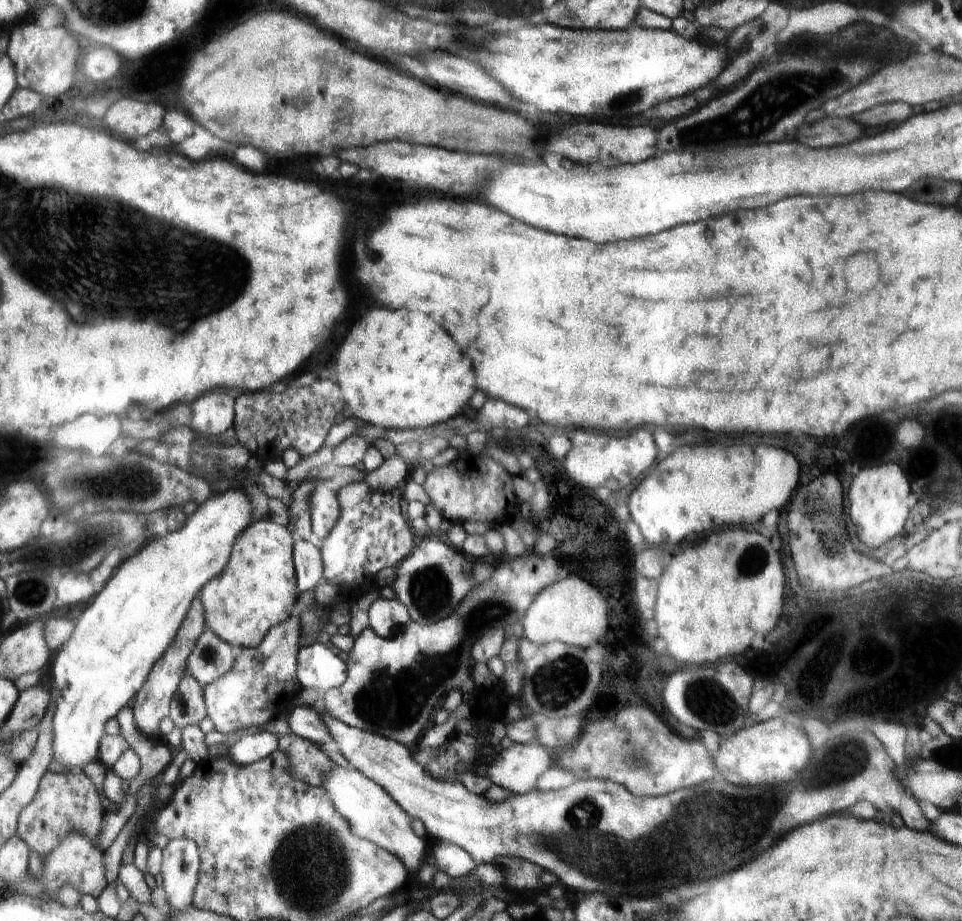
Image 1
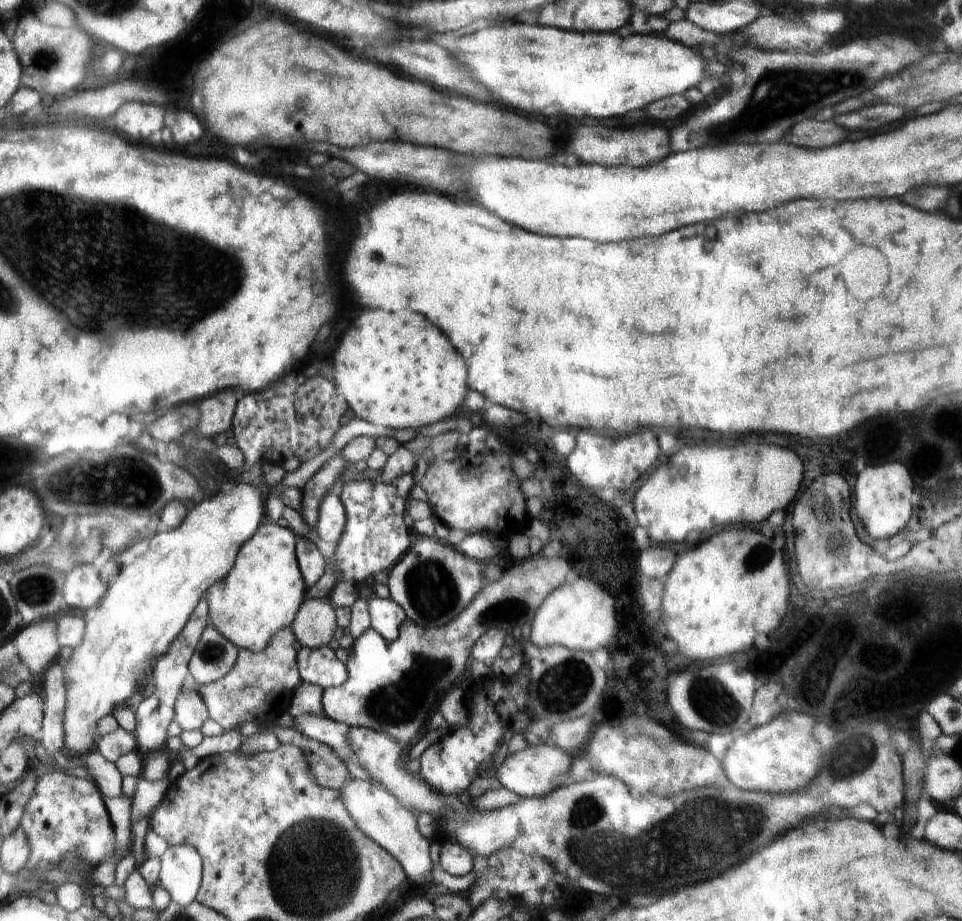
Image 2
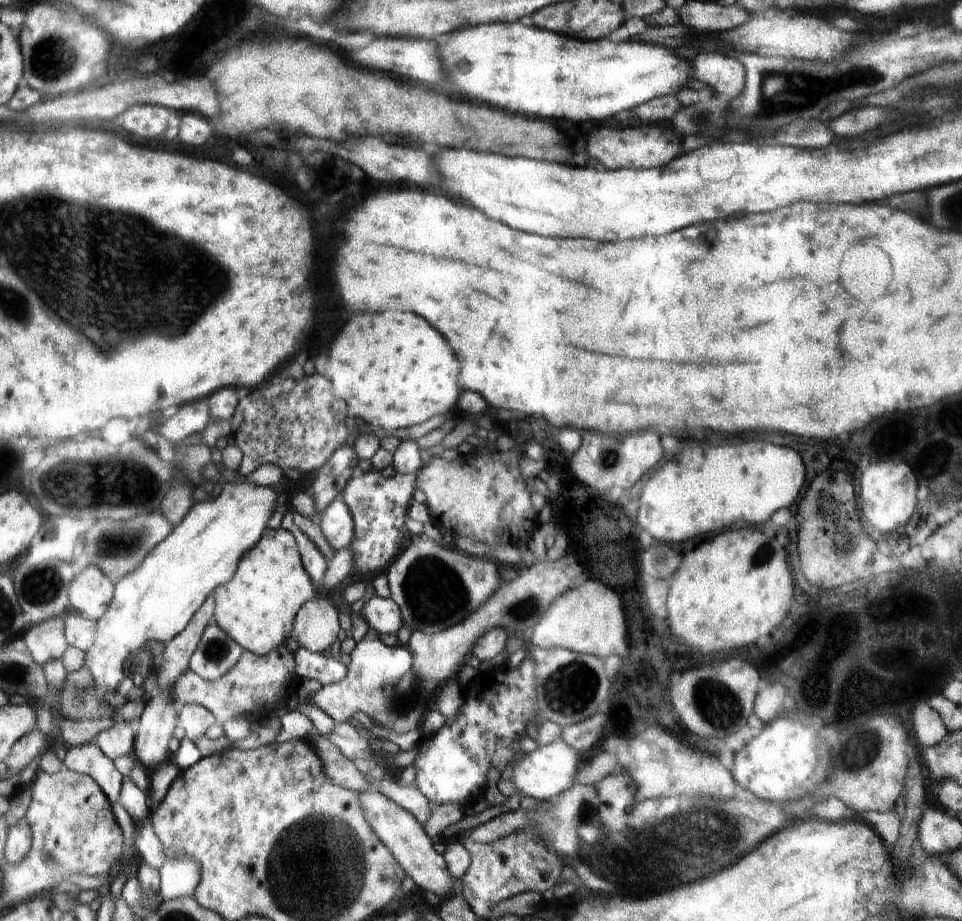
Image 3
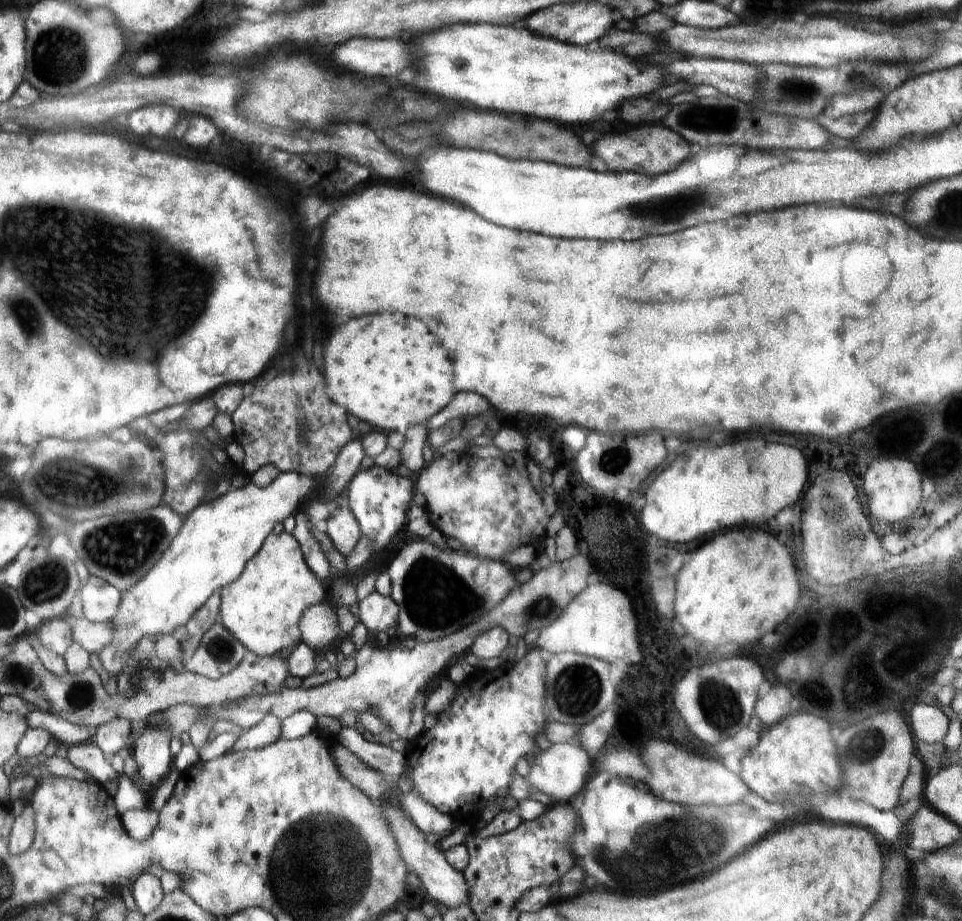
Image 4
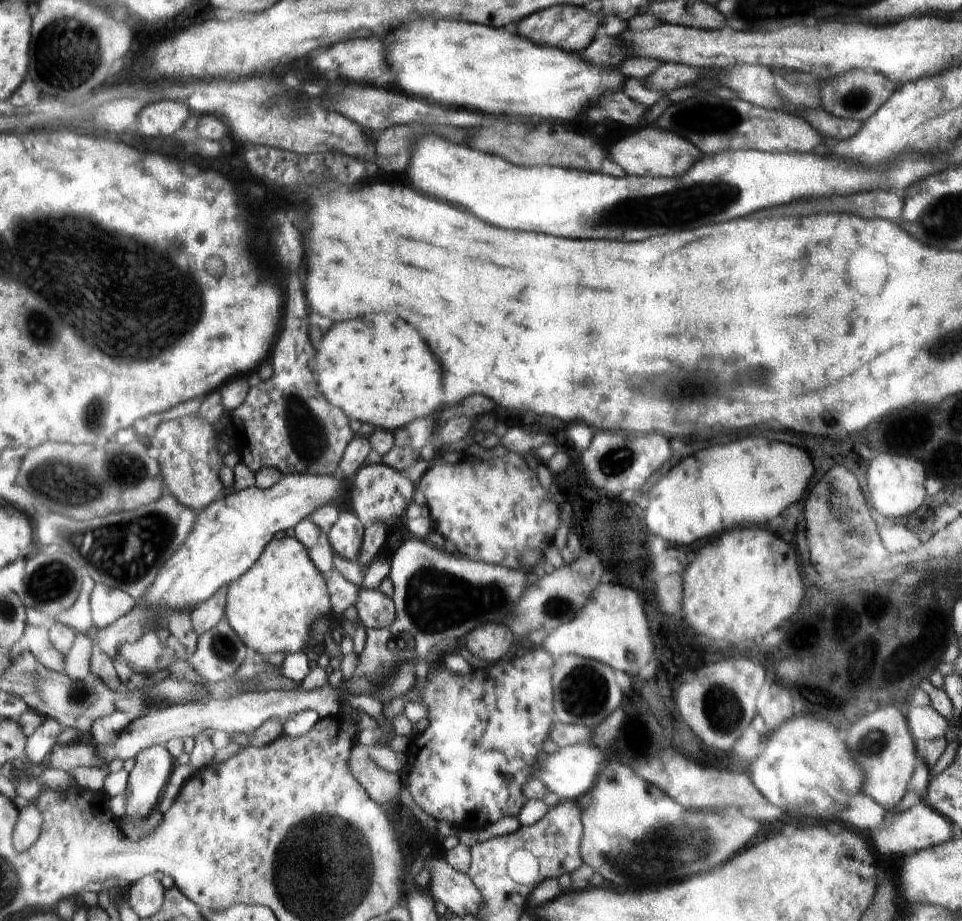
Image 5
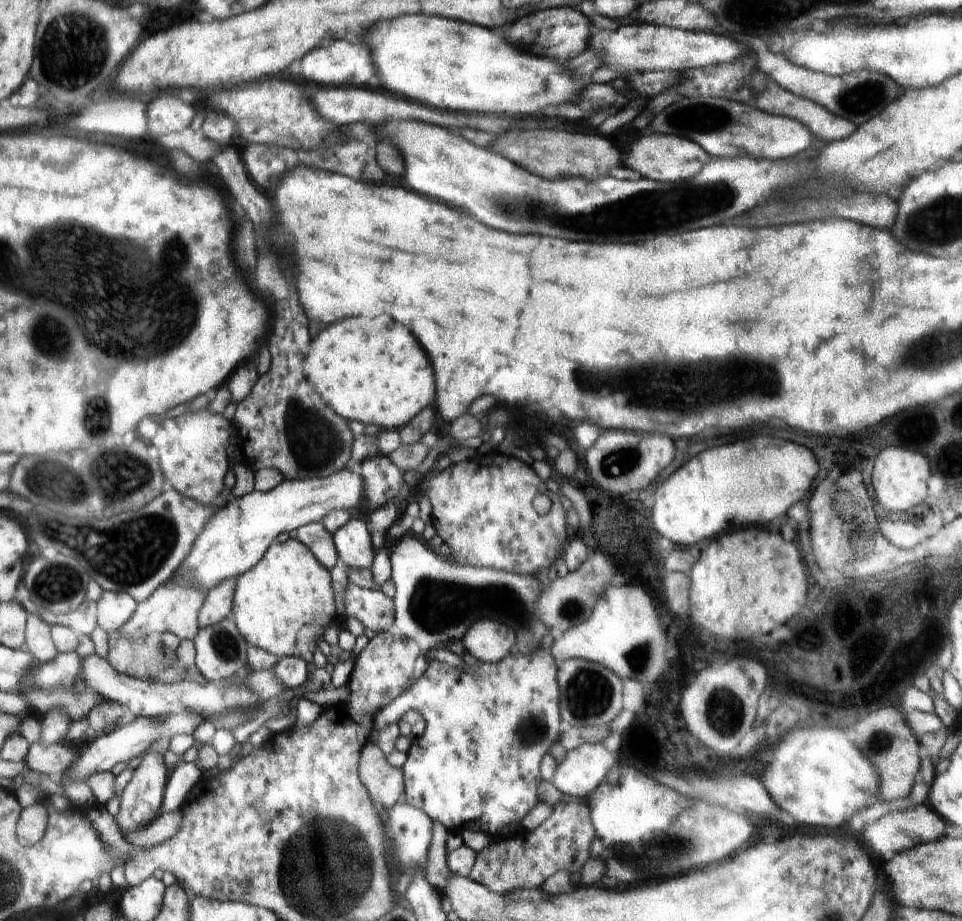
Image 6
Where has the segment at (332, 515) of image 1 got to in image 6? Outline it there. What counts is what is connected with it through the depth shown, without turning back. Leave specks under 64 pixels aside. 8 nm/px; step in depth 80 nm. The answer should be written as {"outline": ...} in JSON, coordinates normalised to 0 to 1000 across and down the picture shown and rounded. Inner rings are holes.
{"outline":[[[365,562],[344,581],[353,610],[360,618],[386,619],[392,597],[377,566]]]}

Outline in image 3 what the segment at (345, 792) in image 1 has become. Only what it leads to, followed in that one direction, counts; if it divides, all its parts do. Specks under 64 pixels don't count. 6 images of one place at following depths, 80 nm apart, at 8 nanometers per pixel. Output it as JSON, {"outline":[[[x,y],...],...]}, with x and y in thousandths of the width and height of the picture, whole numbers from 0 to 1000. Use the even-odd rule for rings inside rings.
{"outline":[[[383,859],[373,861],[375,874],[378,876],[383,893],[394,907],[406,926],[415,935],[416,940],[423,945],[424,951],[430,955],[431,960],[447,969],[458,971],[460,976],[472,973],[472,960],[476,954],[469,950],[469,946],[465,944],[465,937],[457,927],[453,927],[453,923],[449,921],[447,910],[441,906],[437,893],[433,888],[415,872],[410,873],[407,868],[395,860]]]}

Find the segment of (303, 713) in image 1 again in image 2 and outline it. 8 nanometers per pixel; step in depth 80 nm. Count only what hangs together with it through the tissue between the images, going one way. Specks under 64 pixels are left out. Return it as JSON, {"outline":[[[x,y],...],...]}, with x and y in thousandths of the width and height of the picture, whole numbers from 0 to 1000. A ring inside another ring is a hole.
{"outline":[[[324,775],[308,777],[306,787],[310,788],[309,794],[316,797],[318,801],[324,801],[324,803],[339,808],[358,827],[363,839],[369,837],[364,828],[365,821],[368,821],[368,814],[366,814],[364,803],[362,803],[364,789],[360,786],[349,785],[341,781],[339,776],[324,777]]]}

